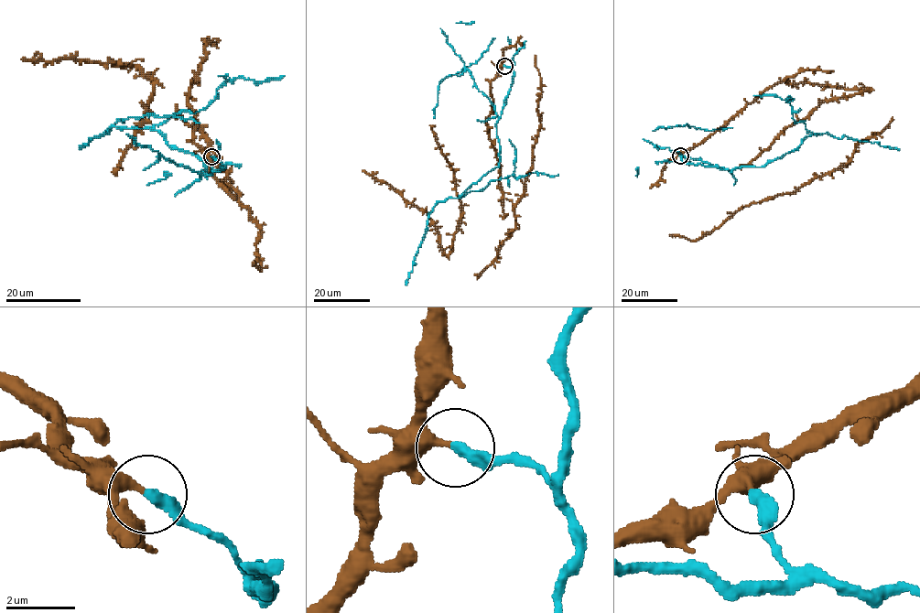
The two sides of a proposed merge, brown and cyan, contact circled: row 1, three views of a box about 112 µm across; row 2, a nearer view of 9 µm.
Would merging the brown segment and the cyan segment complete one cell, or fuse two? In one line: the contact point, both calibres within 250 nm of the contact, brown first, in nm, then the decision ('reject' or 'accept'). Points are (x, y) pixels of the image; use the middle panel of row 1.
place (504, 66); calibres 320 and 360 nm; reject

